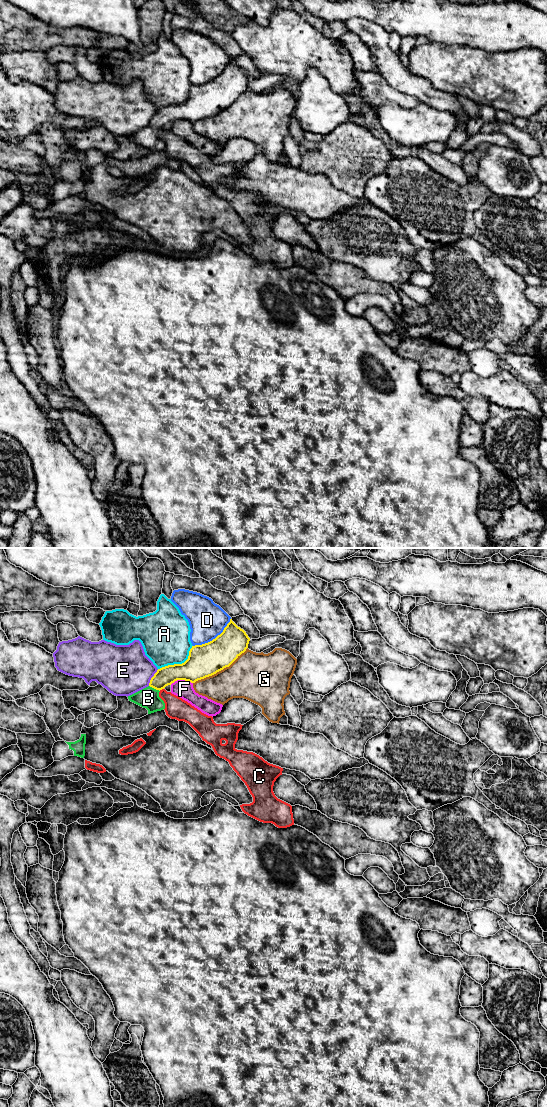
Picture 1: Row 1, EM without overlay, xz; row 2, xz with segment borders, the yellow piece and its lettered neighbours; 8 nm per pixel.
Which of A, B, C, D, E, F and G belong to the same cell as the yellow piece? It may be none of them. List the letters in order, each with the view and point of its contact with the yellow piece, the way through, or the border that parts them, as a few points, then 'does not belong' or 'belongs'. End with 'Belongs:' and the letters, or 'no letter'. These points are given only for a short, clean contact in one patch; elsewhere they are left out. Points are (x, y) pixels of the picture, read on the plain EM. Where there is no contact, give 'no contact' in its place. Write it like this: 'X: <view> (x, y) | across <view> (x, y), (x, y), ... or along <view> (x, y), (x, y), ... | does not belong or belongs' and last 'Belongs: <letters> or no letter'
A: xz (179, 104) | along xz (192, 85), (188, 97), (183, 102), (168, 104), (158, 109) | does not belong
B: xz (154, 128) | across xz (165, 116), (154, 128), (148, 138) | belongs
C: xz (161, 129) | along xz (163, 128), (159, 130) | does not belong
D: xz (215, 78) | does not belong
E: xz (152, 117) | along xz (158, 109), (148, 125) | does not belong
F: xz (181, 119) | along xz (192, 122), (177, 120), (170, 124) | does not belong
G: xz (220, 110) | does not belong
Belongs: B

